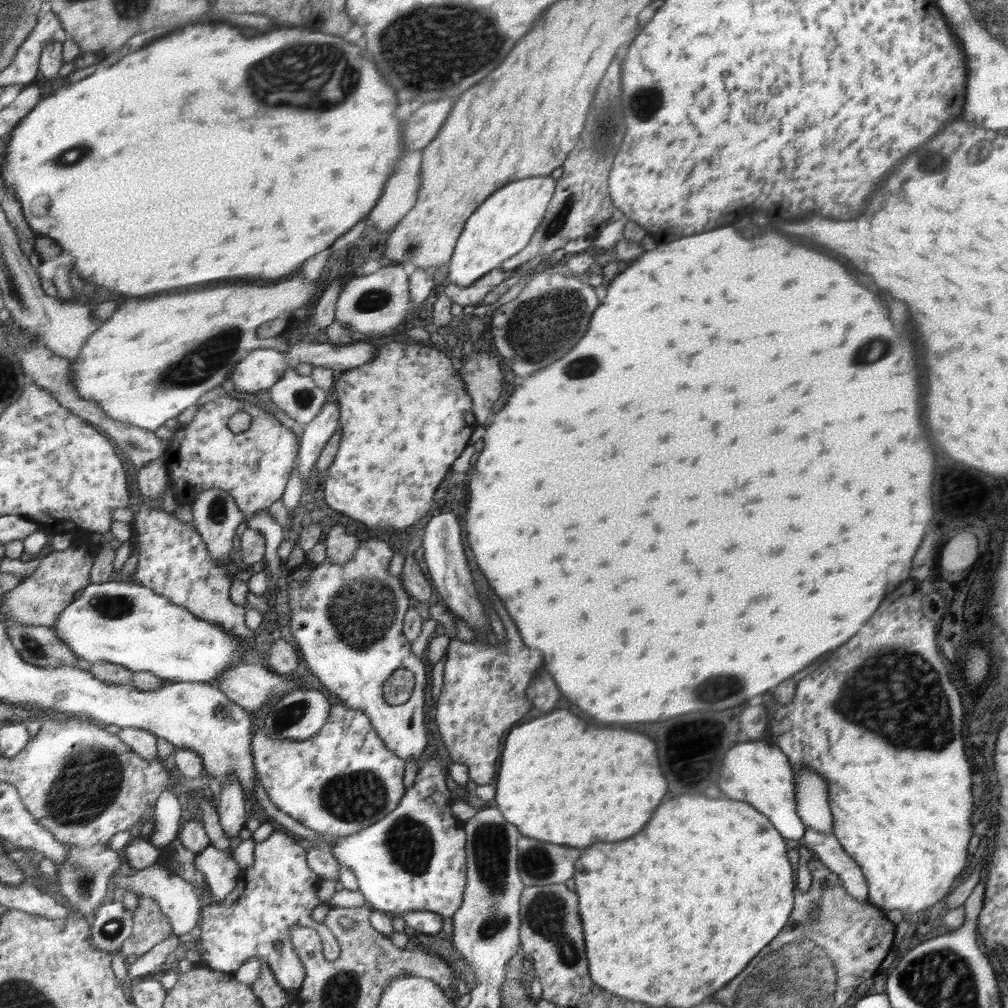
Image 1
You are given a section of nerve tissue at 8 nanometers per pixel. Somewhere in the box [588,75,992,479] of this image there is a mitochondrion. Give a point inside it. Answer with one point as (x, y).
(644, 104)

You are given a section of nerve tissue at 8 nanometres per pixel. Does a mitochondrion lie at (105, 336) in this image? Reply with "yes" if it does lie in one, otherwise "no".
no

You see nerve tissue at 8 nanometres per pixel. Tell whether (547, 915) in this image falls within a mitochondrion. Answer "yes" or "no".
yes

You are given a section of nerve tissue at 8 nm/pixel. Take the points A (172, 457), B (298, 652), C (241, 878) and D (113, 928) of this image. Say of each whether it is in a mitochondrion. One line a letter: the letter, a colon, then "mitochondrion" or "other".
A: other
B: other
C: other
D: mitochondrion

